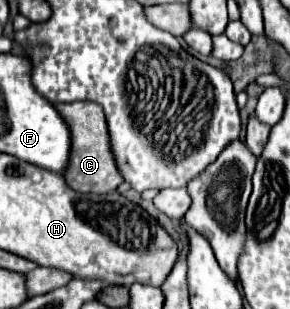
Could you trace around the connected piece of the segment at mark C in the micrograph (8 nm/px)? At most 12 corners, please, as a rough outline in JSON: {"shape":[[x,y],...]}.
{"shape":[[93,101],[55,103],[69,125],[63,173],[77,193],[113,193],[123,179]]}

